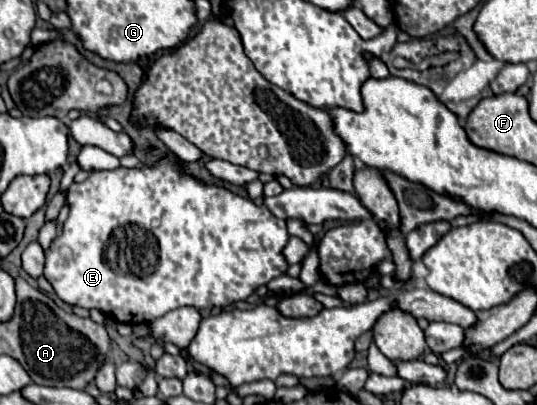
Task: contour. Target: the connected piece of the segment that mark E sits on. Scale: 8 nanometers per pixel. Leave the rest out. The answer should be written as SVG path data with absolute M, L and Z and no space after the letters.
M167 152L165 156L161 156L157 160L155 166L143 166L143 168L115 168L111 172L99 172L99 174L91 174L85 182L71 186L67 192L67 200L69 200L69 216L63 224L61 234L53 240L53 244L49 246L49 250L45 252L45 278L51 282L51 286L55 288L57 296L67 302L67 304L77 304L81 308L97 308L103 314L113 316L113 320L123 322L123 324L149 324L155 318L165 316L167 312L181 308L181 306L193 306L197 310L203 308L227 308L235 302L247 300L259 286L271 282L275 276L281 276L287 272L289 264L283 256L283 248L289 242L289 232L287 232L287 224L285 220L275 218L273 214L269 214L269 208L265 204L257 206L249 196L241 196L235 194L231 190L227 190L225 186L217 186L217 184L205 184L203 180L187 174L183 170L183 164L171 154Z

